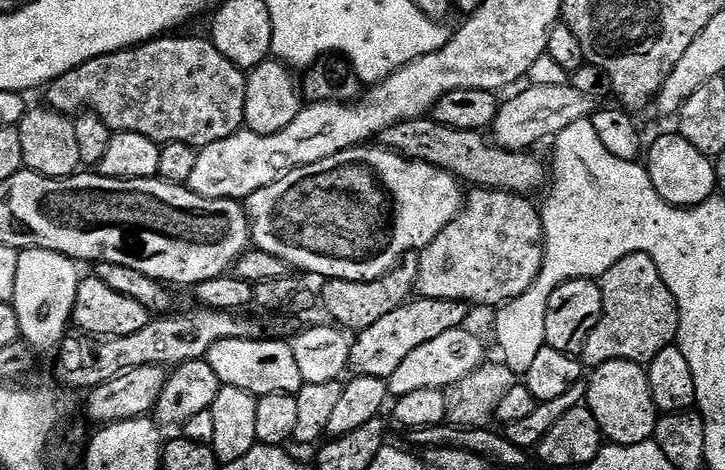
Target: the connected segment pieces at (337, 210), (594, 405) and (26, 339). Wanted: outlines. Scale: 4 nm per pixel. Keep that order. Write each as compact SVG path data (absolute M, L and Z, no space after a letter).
M379 146L348 148L330 158L322 158L322 162L314 162L310 166L296 168L278 182L247 196L246 211L248 213L250 240L259 251L274 254L274 258L278 258L289 269L297 268L298 271L309 272L312 276L324 276L325 281L353 280L354 282L362 282L363 280L377 280L397 267L405 256L419 253L430 242L434 242L434 238L438 238L438 234L442 234L444 227L460 213L462 207L460 188L462 189L461 181L457 180L455 176L451 176L446 170L438 170L426 162L408 160L396 152L390 152Z
M629 360L598 366L586 380L586 407L598 418L598 426L614 444L647 444L656 435L658 413L650 394L648 369Z
M26 248L20 252L18 274L14 278L14 294L10 303L18 314L20 340L37 353L51 353L59 349L69 331L82 279L82 272L76 268L79 268L77 261L57 252L41 248Z

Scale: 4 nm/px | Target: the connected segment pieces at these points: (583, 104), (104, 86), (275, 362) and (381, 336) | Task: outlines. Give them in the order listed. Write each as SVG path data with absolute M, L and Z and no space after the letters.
M569 83L532 86L501 103L490 129L490 138L499 148L511 152L527 151L546 138L554 138L574 122L589 119L593 111L594 102Z
M182 34L158 36L145 44L137 44L135 48L99 56L62 74L47 85L43 103L55 112L73 118L81 112L92 112L102 118L102 122L106 122L113 133L142 134L142 138L150 138L161 146L170 142L182 142L199 150L214 142L222 142L222 138L230 138L244 128L248 81L245 69L222 58L211 39L198 40L178 35Z
M228 338L214 342L206 357L210 370L218 374L221 385L229 384L238 390L246 390L257 398L270 394L295 396L304 385L304 379L298 370L298 361L294 358L291 343L284 338L264 339Z
M409 299L398 310L386 314L386 318L378 318L374 326L355 333L348 350L348 367L352 376L373 376L379 380L387 380L398 370L398 366L418 346L446 334L446 330L465 327L469 305L462 300L425 300Z

